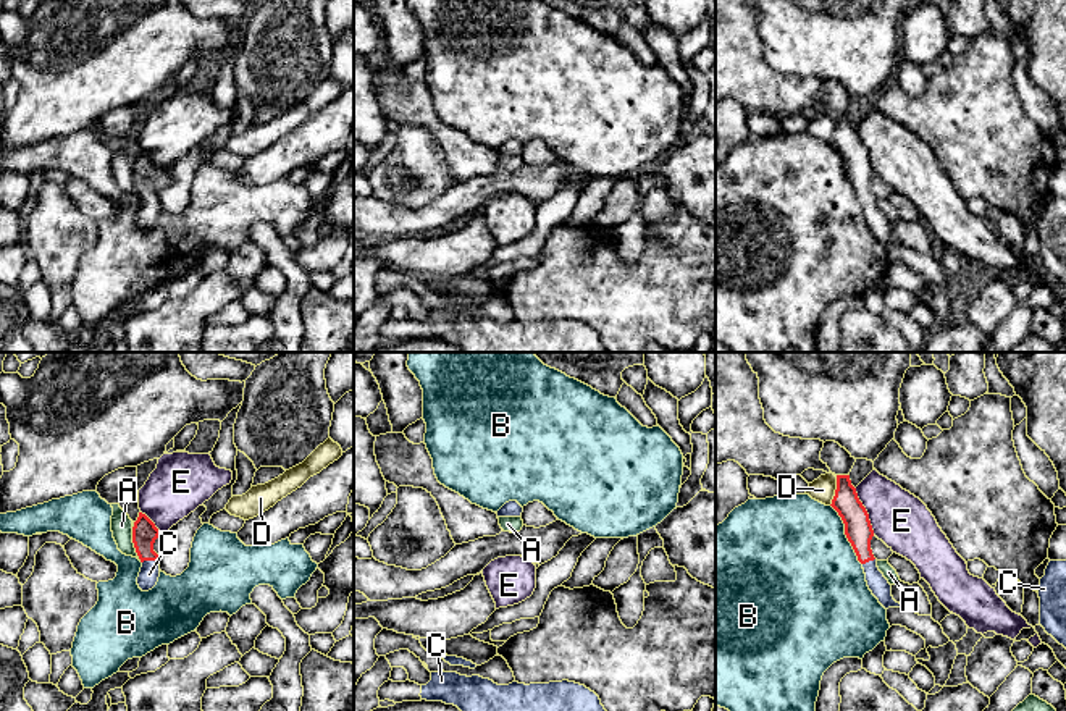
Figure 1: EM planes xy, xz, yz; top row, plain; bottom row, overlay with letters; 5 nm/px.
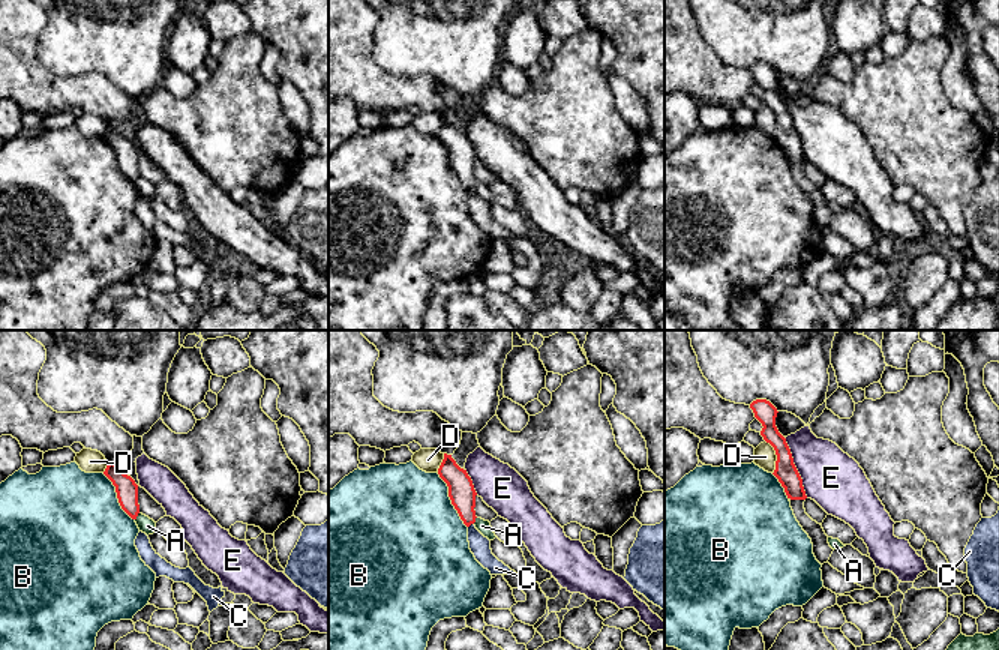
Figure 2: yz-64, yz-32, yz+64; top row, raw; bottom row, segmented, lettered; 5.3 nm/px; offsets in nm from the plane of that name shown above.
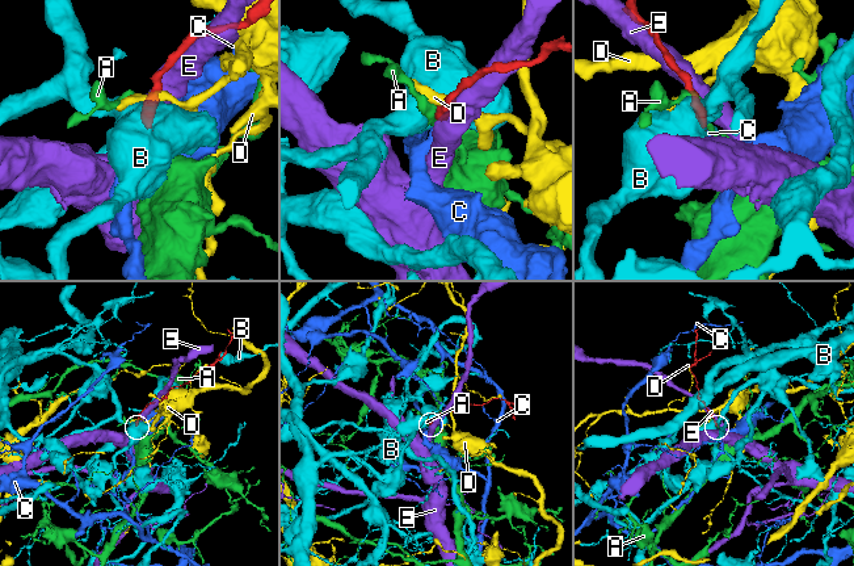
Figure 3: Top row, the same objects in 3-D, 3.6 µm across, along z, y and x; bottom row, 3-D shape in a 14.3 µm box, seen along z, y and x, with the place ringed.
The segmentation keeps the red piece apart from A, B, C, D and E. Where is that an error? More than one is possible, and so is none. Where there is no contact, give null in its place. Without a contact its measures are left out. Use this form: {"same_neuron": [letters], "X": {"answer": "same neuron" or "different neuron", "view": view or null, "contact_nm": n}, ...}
{"same_neuron": ["C"], "A": {"answer": "different neuron", "view": "xy", "contact_nm": 180}, "B": {"answer": "different neuron", "view": "yz", "contact_nm": 340}, "C": {"answer": "same neuron", "view": "xy", "contact_nm": 80}, "D": {"answer": "different neuron", "view": "yz", "contact_nm": 150}, "E": {"answer": "different neuron", "view": "yz", "contact_nm": 260}}

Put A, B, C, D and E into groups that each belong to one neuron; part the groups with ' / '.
A / B / C / D / E

